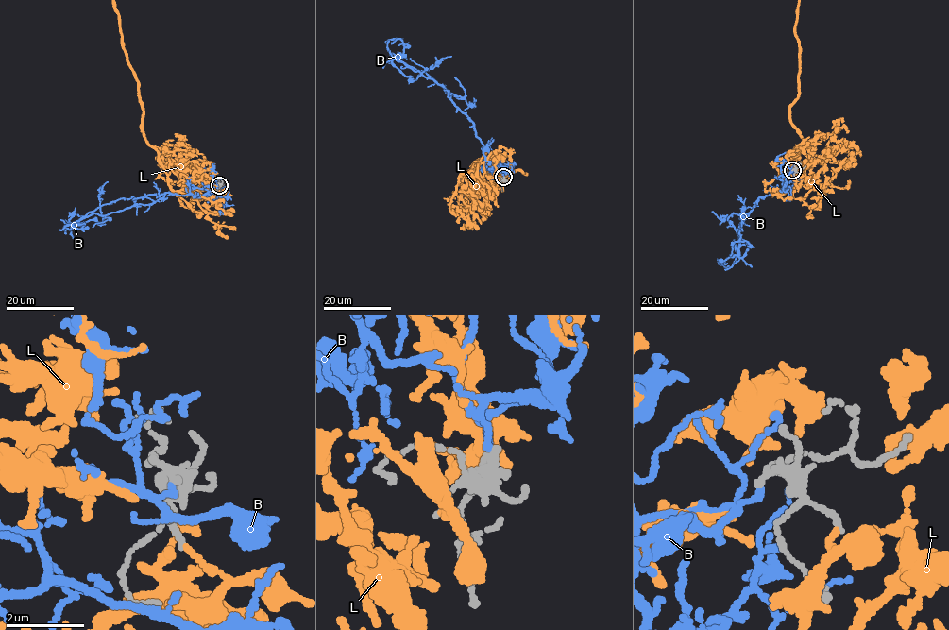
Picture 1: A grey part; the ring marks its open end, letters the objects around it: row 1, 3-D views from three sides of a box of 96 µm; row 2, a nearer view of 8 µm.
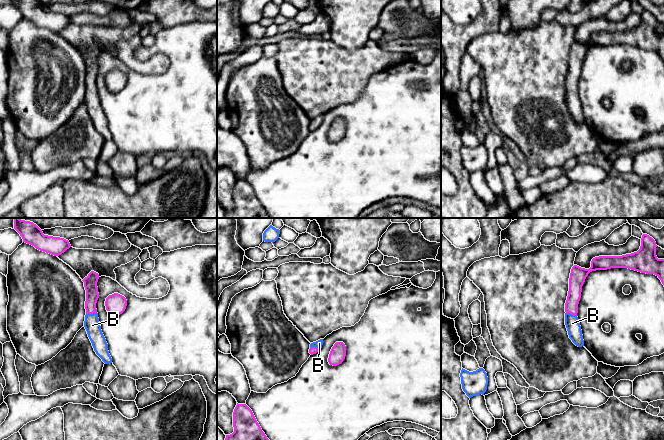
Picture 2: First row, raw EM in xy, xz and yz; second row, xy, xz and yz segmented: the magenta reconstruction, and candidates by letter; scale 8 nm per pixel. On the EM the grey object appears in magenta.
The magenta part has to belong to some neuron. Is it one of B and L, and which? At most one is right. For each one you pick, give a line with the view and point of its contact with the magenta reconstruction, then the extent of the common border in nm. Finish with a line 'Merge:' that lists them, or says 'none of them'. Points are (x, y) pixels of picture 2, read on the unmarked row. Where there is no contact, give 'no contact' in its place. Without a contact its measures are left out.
B: contact xy (91, 89); length 90 nm
Merge: B

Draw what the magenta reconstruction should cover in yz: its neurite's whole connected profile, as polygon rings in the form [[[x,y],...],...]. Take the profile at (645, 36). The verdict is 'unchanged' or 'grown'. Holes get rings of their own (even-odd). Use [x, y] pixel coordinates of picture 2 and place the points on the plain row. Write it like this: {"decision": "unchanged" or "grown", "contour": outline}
{"decision": "grown", "contour": [[[647,10],[641,14],[641,22],[637,28],[622,32],[599,32],[591,37],[589,45],[574,41],[569,54],[569,67],[565,79],[565,101],[569,114],[578,122],[584,122],[581,102],[577,93],[578,80],[581,74],[582,62],[586,53],[592,47],[611,44],[628,44],[641,49],[656,51],[664,61],[664,35],[656,32],[656,18]]]}

